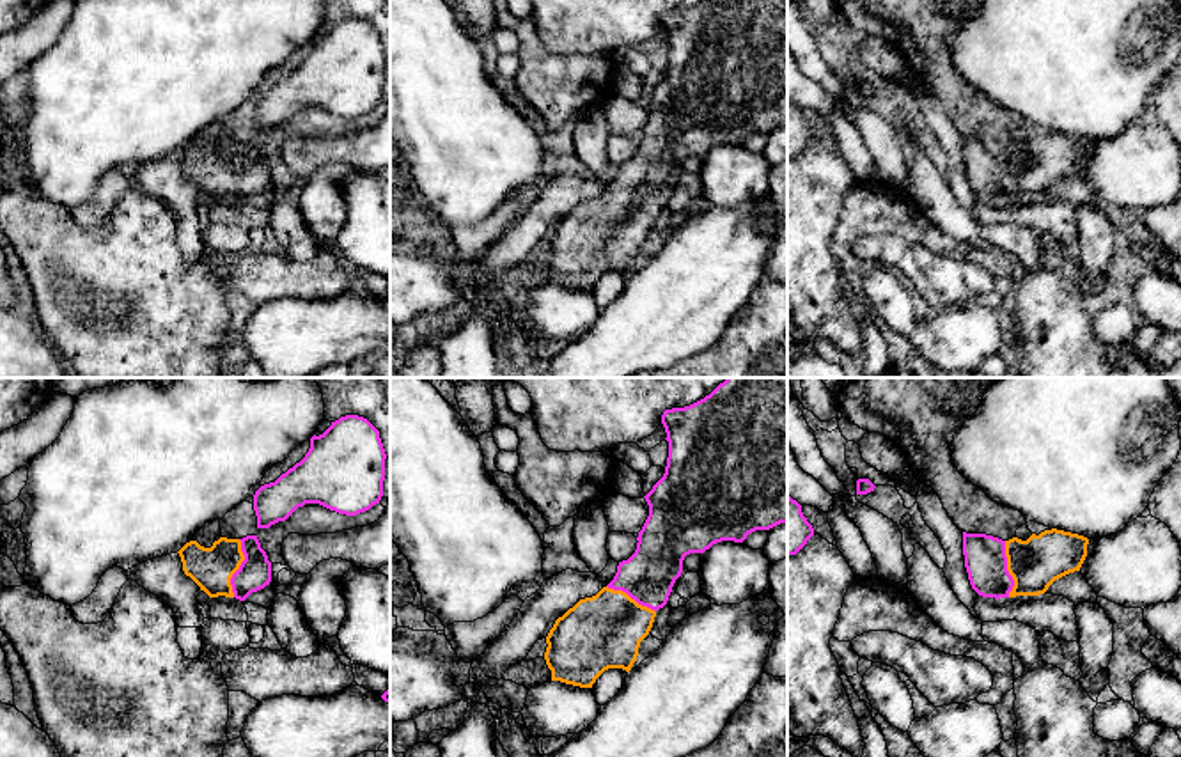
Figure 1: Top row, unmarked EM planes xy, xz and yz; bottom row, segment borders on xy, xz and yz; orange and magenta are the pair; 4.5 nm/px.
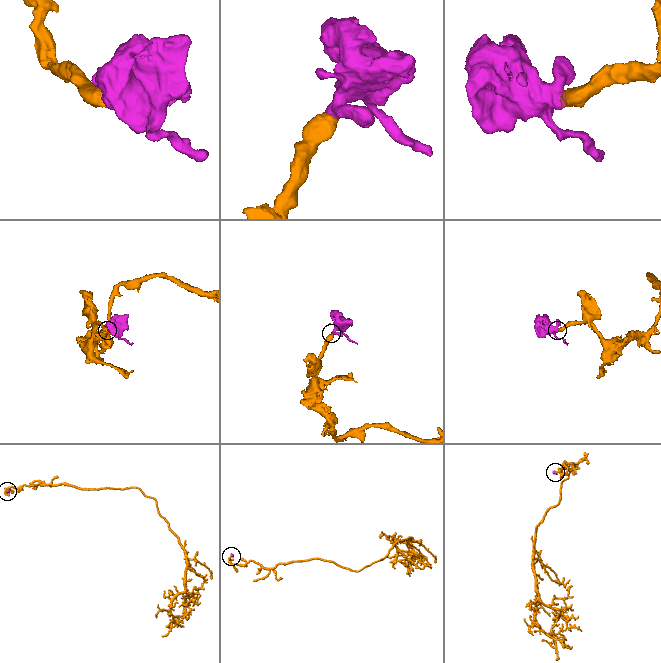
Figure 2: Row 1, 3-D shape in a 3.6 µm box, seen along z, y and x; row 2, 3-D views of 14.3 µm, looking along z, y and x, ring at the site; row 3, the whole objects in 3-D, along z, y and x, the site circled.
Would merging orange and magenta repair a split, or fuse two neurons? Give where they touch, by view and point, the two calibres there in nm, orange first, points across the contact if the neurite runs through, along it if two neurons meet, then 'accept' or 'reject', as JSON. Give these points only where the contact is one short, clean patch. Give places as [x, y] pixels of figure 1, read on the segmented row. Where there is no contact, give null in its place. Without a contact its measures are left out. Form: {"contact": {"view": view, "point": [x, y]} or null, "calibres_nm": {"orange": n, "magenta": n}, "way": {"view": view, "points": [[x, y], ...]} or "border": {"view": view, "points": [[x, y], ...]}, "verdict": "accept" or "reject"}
{"contact": {"view": "xy", "point": [238, 568]}, "calibres_nm": {"orange": 190, "magenta": 150}, "way": {"view": "xy", "points": [[211, 568], [238, 568], [254, 573]]}, "verdict": "accept"}

